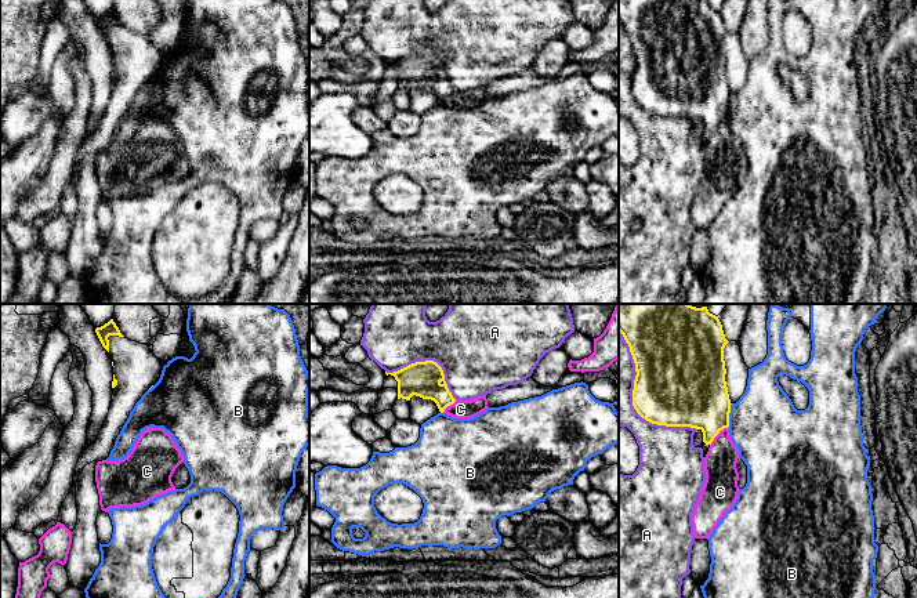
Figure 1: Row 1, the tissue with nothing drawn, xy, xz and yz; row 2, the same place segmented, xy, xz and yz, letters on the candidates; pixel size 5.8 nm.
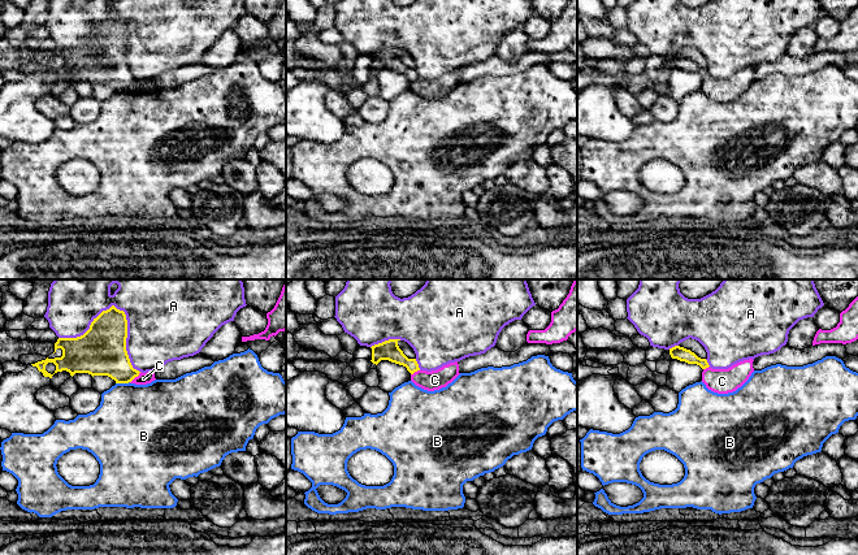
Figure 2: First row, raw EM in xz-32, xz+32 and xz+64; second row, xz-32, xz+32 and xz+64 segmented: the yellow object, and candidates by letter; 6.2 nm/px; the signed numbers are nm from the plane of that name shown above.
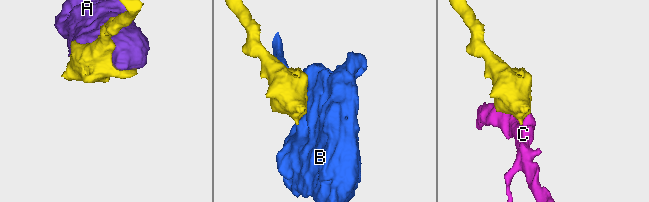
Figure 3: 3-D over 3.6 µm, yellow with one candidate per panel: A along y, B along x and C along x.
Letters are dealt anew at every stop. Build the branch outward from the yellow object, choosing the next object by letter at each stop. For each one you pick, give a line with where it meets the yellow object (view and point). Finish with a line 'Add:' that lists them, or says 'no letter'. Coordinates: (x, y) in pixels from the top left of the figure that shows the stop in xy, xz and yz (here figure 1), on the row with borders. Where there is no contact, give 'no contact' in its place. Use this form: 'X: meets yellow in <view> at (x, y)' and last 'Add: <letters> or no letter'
Add: no letter

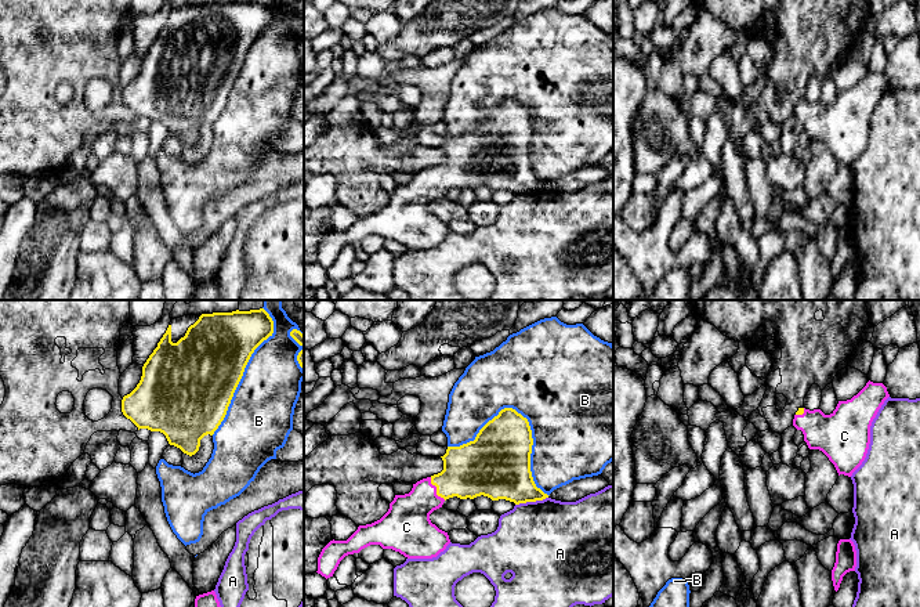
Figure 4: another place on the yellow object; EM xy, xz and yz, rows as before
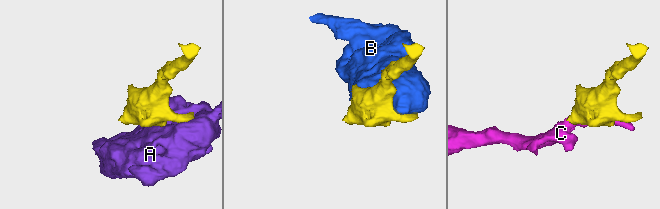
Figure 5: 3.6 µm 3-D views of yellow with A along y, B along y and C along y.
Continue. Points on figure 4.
C: meets yellow in xz at (437, 490)
Add: C

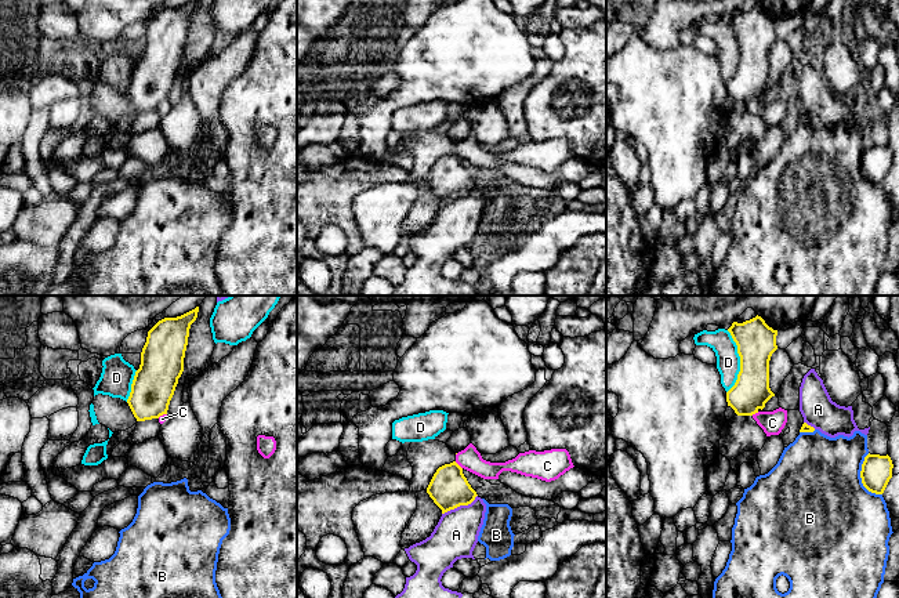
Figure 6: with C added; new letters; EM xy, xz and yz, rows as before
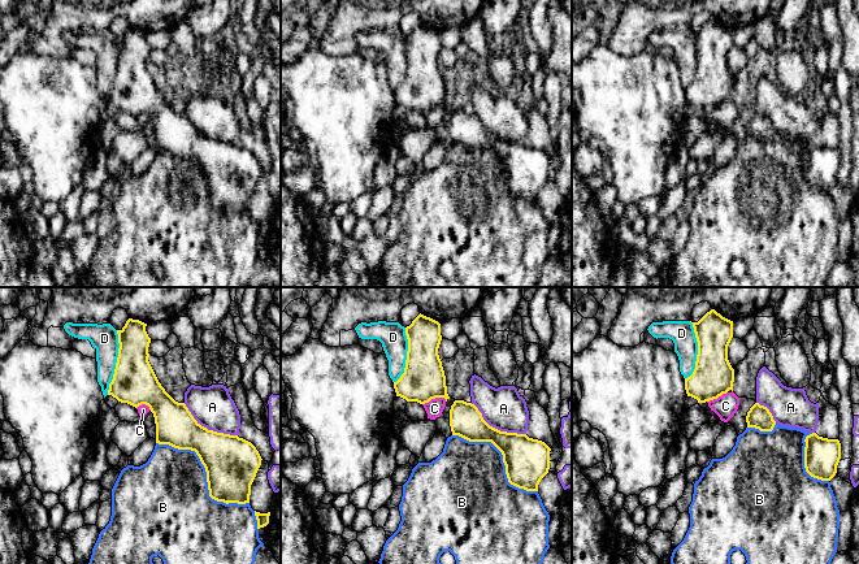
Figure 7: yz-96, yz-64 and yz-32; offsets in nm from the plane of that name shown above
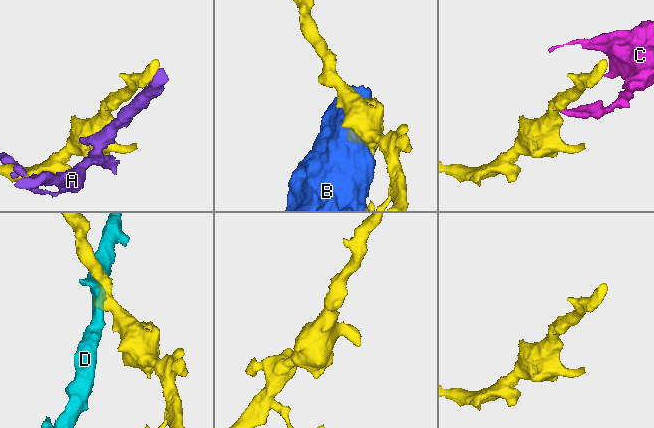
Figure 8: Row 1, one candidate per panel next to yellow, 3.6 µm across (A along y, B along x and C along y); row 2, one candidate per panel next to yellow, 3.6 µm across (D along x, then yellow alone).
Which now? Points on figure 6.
Add: no letter

